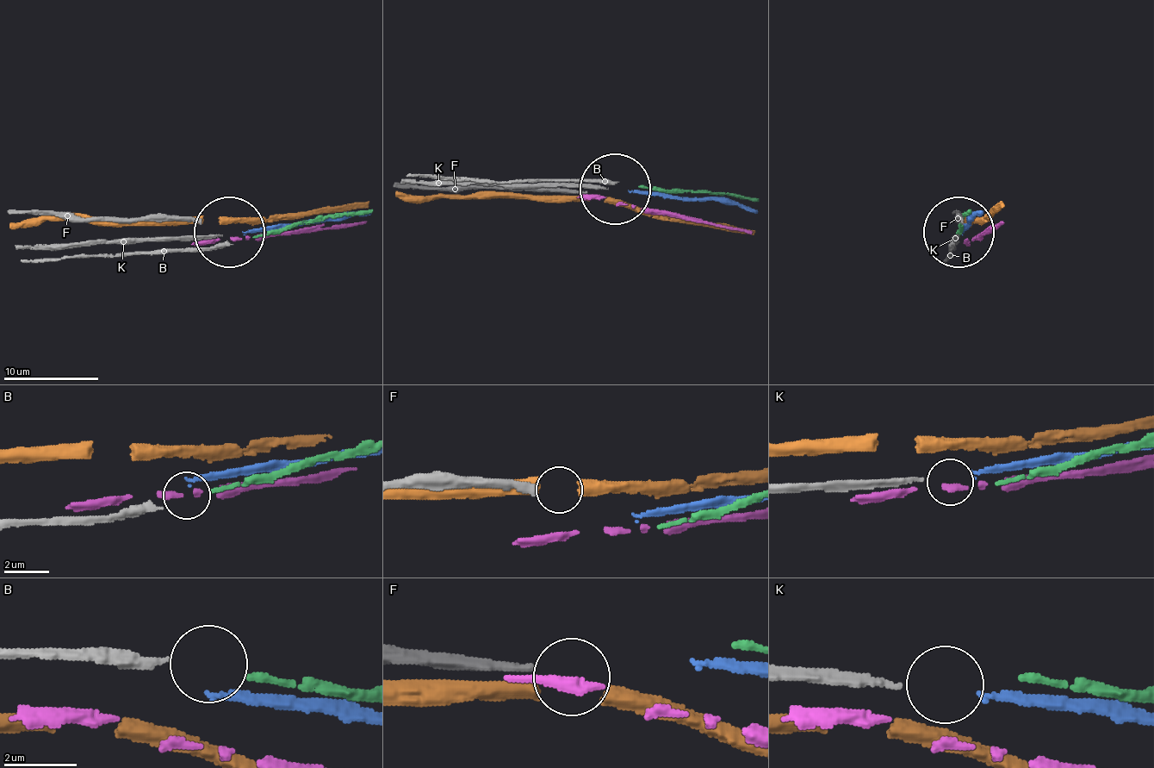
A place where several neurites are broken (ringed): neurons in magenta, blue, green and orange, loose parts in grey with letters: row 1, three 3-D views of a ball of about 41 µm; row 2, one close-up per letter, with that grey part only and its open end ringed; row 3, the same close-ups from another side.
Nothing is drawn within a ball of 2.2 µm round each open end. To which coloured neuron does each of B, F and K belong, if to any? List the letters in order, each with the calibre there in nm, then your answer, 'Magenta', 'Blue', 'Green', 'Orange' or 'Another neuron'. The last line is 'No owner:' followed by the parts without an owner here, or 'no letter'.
B: Thickness 240 nm. Green
F: Thickness 300 nm. Another neuron
K: Thickness 160 nm. Blue
No owner: F

